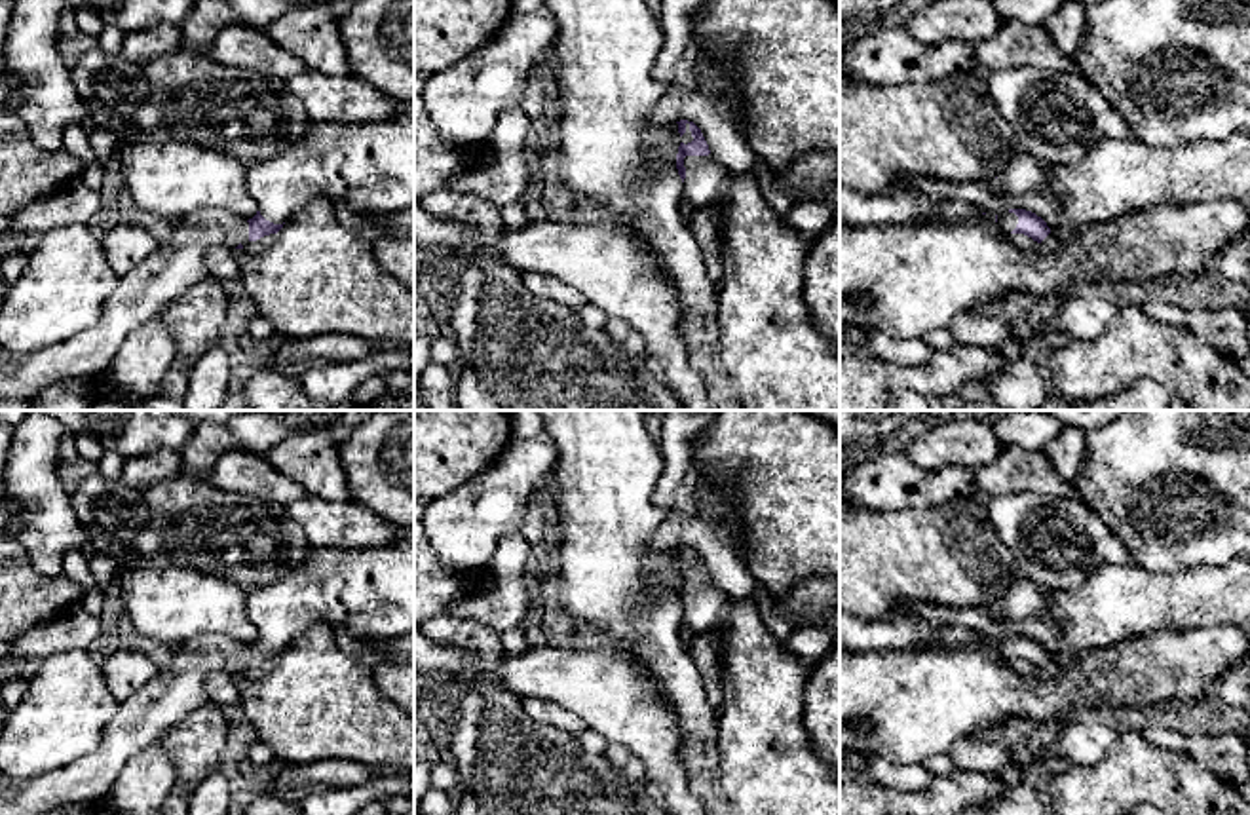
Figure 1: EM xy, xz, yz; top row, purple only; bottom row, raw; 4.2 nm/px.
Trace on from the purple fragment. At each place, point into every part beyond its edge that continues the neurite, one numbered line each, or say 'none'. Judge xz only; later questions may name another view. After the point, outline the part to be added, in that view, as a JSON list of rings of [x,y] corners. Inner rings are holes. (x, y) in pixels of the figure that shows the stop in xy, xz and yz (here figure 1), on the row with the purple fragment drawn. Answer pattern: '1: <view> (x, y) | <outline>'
1: xz (705, 183) | [[[709,156],[684,158],[686,179],[680,194],[682,201],[691,203],[695,209],[718,205],[731,180],[731,171]]]

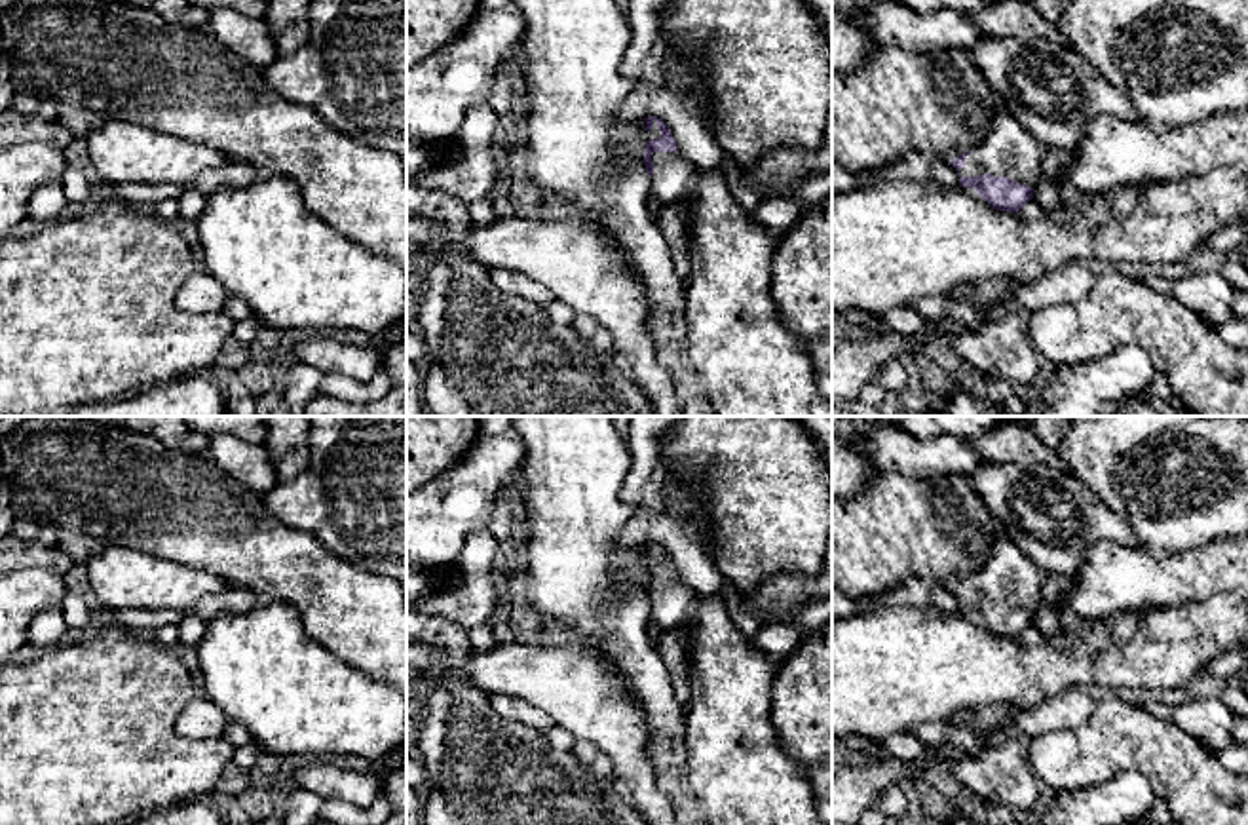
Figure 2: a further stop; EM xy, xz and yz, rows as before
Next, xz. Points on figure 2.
1: xz (673, 179) | [[[676,152],[652,154],[653,175],[648,190],[650,198],[659,200],[663,205],[686,201],[699,177],[699,167]]]

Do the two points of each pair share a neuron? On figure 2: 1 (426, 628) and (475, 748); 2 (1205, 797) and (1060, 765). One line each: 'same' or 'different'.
1: same
2: same

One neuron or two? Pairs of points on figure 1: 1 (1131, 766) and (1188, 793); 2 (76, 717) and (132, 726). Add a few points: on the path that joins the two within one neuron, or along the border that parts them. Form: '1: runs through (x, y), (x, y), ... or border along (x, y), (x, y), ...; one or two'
1: runs through (1144, 774), (1155, 776), (1174, 793); one
2: border along (118, 701), (99, 743), (80, 758); two

